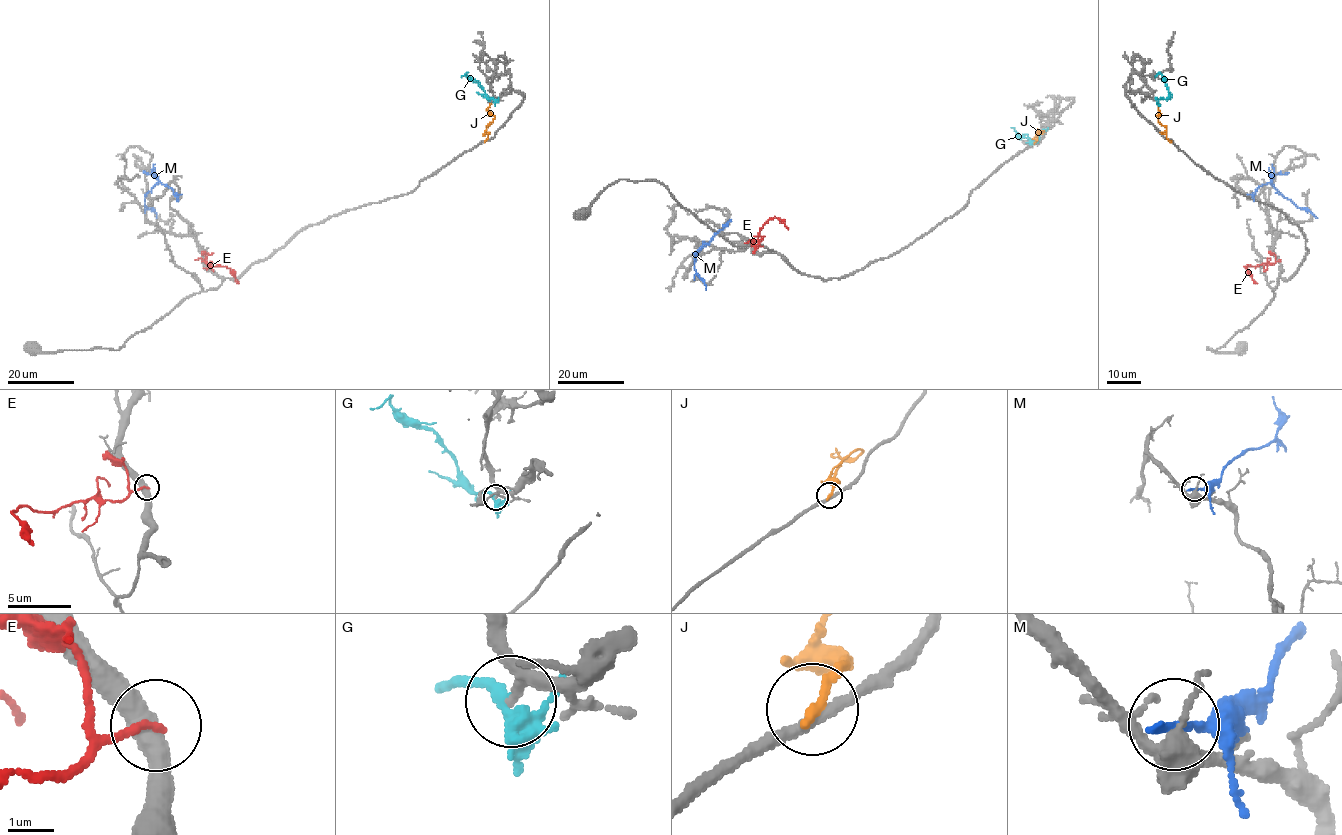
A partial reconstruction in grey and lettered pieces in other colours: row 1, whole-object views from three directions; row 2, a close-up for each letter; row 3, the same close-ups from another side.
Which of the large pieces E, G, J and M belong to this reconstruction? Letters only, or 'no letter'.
G

